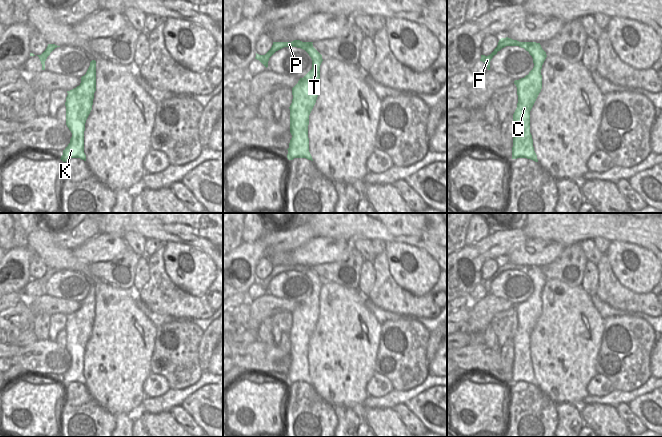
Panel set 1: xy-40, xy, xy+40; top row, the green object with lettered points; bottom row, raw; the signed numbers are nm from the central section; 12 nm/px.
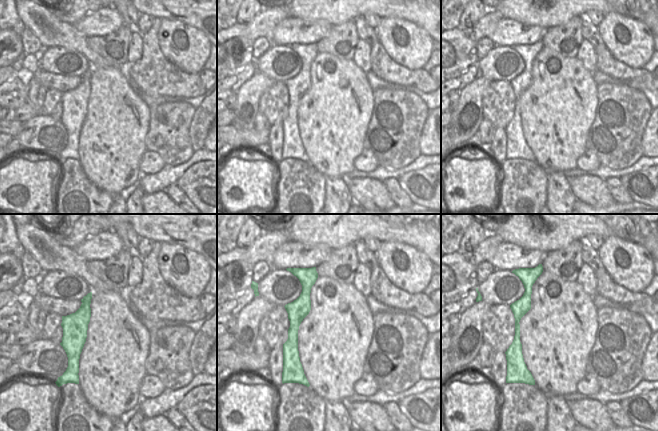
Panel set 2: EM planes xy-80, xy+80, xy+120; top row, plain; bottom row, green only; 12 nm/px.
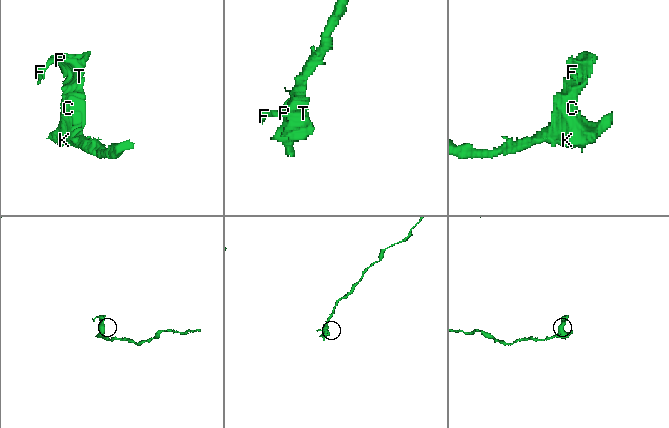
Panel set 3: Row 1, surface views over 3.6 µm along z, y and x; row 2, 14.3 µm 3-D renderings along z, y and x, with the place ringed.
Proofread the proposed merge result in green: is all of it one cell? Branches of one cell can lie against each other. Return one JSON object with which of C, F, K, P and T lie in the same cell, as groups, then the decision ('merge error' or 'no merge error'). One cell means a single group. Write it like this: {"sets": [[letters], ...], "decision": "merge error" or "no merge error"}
{"sets": [["C", "F", "K", "P", "T"]], "decision": "no merge error"}

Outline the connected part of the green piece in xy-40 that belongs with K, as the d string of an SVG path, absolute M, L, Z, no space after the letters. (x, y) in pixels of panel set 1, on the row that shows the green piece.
M92 60L86 74L81 77L80 85L67 91L66 125L72 133L72 137L60 158L63 162L71 158L80 158L86 161L84 153L85 123L92 110L95 91L96 61Z

